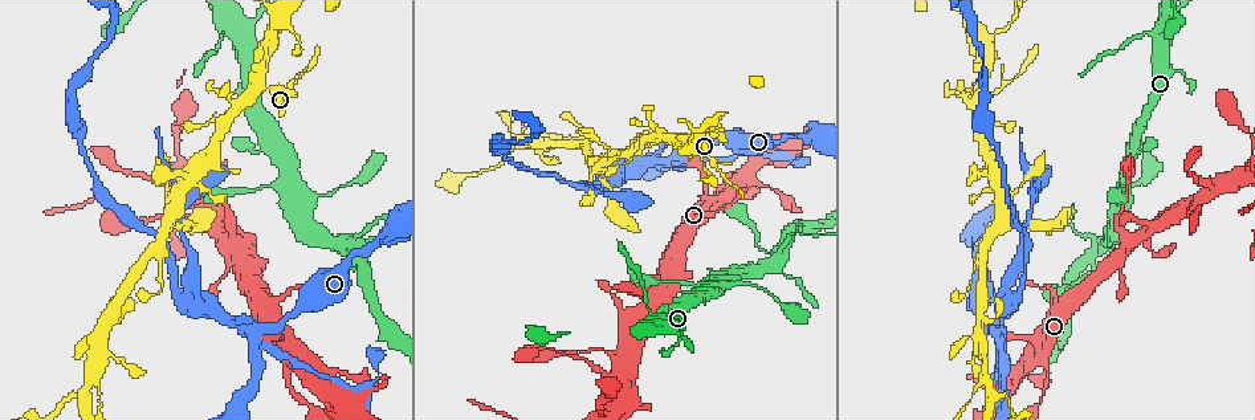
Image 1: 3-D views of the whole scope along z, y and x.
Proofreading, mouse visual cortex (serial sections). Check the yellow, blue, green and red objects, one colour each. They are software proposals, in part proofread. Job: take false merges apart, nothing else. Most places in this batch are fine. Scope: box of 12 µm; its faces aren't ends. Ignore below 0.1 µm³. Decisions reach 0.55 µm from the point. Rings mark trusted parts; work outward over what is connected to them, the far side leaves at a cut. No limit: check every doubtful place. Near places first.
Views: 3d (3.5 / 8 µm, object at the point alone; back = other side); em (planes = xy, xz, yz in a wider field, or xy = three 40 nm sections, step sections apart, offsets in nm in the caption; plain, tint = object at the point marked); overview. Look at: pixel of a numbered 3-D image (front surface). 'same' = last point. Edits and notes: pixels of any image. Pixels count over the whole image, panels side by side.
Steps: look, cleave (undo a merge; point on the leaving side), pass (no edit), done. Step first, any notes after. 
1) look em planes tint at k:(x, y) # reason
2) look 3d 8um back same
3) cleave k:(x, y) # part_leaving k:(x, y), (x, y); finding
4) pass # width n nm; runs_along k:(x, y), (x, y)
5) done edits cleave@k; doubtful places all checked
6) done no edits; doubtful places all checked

look 3d 3.5um back at 1:(1087, 257) # four or more arms meet

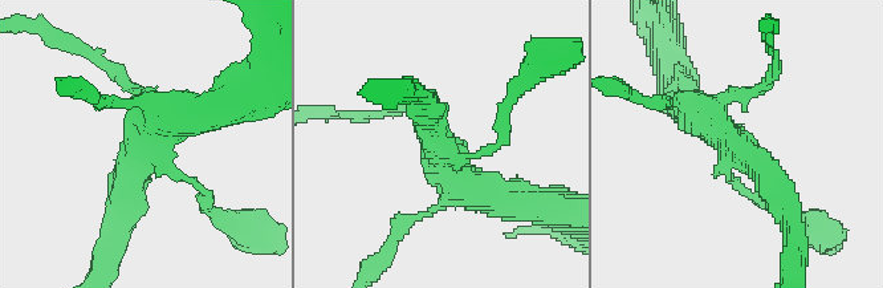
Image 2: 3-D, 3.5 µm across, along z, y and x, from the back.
pass # arm_widths 100, 150, 350, 450 nm; runs_along 2:(688, 112), (749, 153), (786, 210); all the same cell

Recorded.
look 3d 3.5um at 1:(675, 154) # abrupt turn

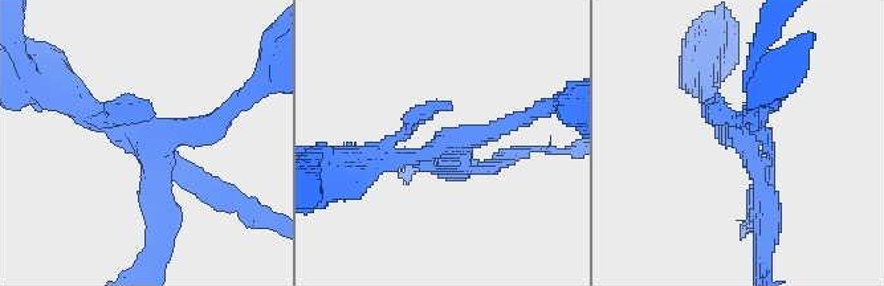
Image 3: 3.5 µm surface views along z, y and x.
look em xy step 3 plain at 3:(453, 145) # arms 4; arm_widths 150, 200, 200, 250 nm; need the tissue

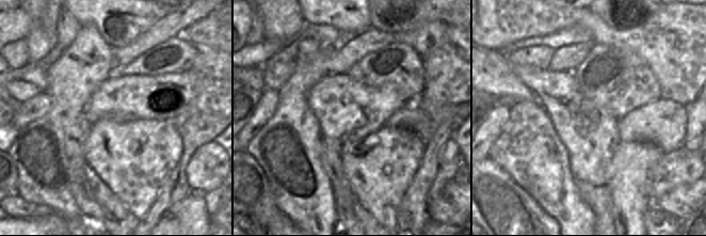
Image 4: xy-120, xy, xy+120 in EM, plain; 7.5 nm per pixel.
look em xy step 3 tint same

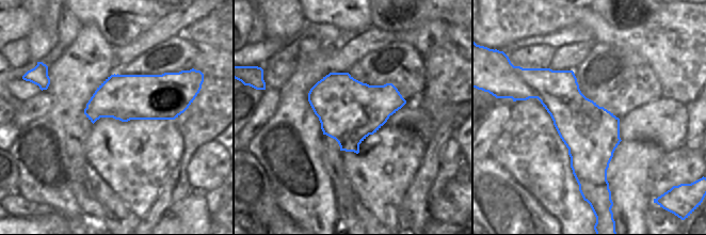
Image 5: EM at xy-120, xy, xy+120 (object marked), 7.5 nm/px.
cleave 3:(149, 111) # a second cell is stuck on

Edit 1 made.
look overview

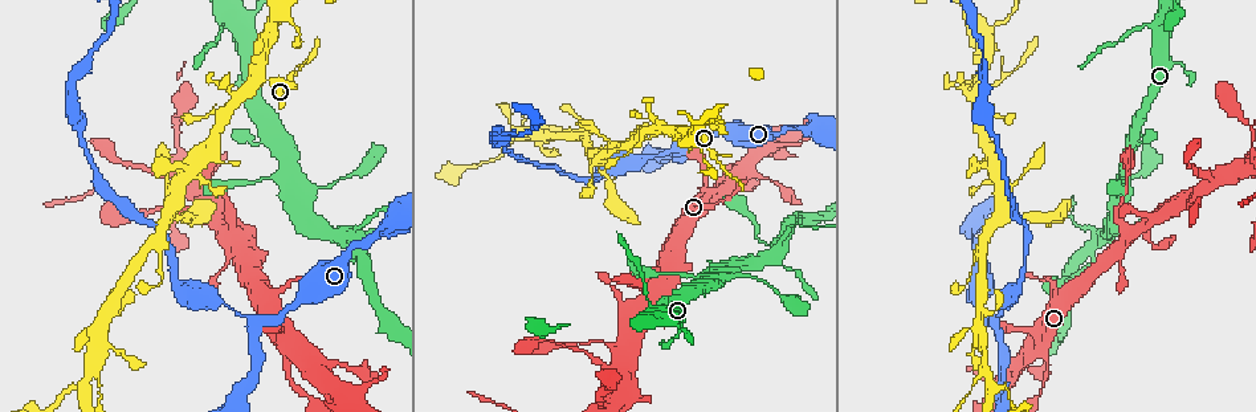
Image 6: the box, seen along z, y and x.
look 3d 3.5um at 6:(86, 378) # four-way junction

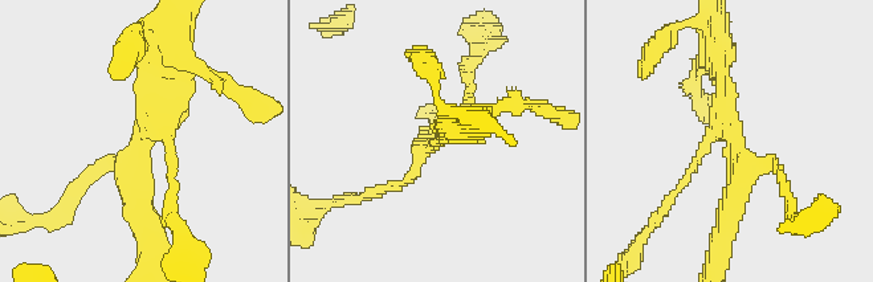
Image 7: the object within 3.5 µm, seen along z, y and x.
look em xy step 5 tint at 7:(135, 139) # arms 4; arm_widths 150, 150, 250, 250 nm

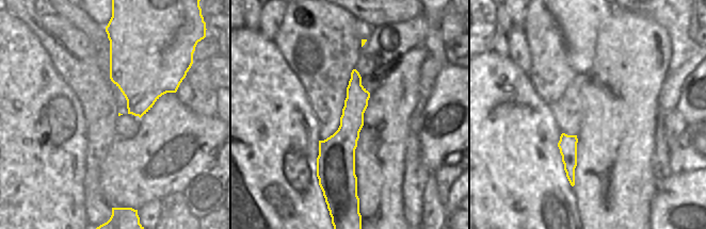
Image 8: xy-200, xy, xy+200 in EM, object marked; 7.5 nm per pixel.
pass # width 220 nm; runs_along 8:(354, 72), (341, 184); continuous, no second cell

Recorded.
done edits cleave@3; doubtful places all checked

